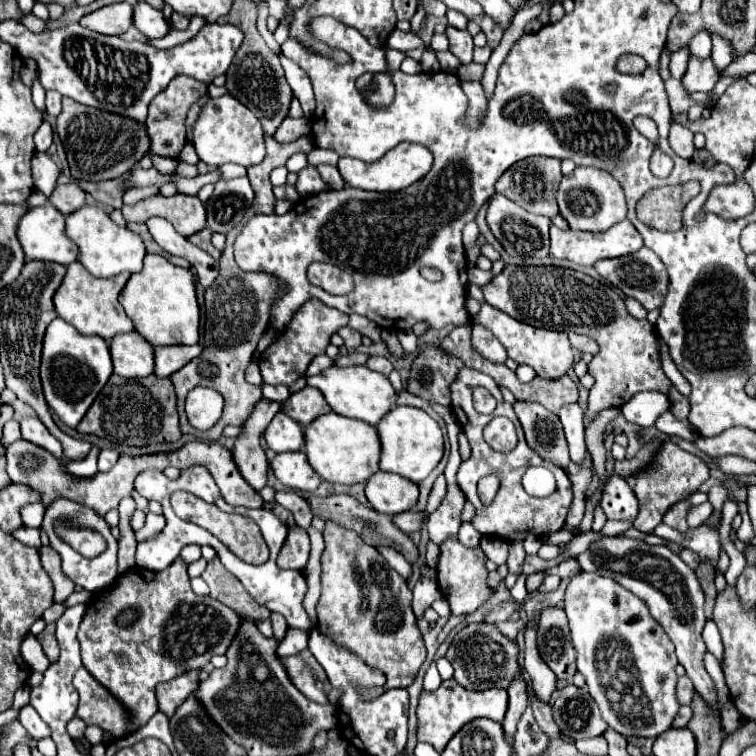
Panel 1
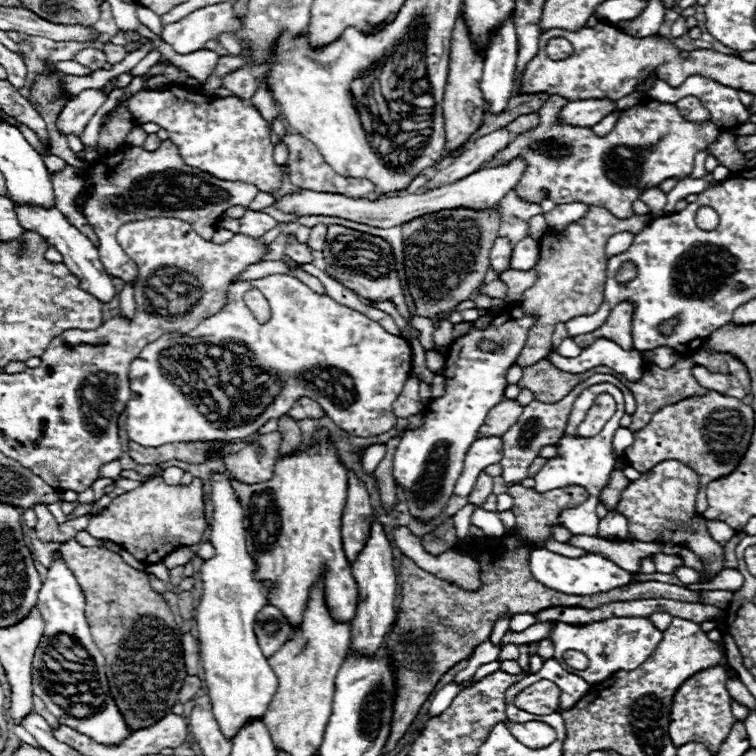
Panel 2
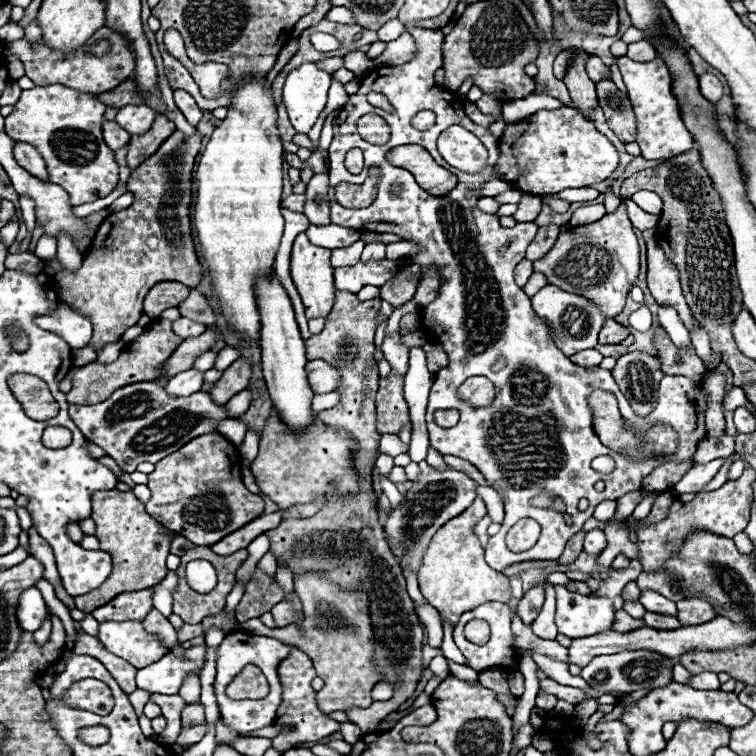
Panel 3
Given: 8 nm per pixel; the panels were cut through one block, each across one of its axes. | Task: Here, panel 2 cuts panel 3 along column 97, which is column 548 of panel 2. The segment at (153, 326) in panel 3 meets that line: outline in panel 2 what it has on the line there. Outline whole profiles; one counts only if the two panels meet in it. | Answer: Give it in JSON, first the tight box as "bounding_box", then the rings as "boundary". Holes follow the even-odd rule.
{"bounding_box":[518,360,590,404],"boundary":[[[540,360],[534,366],[524,368],[524,376],[518,382],[518,388],[528,388],[536,400],[546,404],[562,400],[576,384],[588,380],[590,376],[584,374],[568,374],[552,366],[548,360]]]}

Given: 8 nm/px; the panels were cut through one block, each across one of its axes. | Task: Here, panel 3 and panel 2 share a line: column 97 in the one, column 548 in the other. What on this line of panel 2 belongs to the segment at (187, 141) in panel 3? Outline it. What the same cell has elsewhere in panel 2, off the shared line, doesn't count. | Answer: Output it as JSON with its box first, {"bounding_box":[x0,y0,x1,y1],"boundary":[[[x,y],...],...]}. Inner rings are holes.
{"bounding_box":[516,206,651,368],"boundary":[[[592,206],[588,216],[572,222],[566,234],[548,232],[540,240],[540,260],[536,266],[538,278],[532,288],[524,290],[522,306],[526,312],[538,314],[540,322],[530,330],[526,346],[522,348],[516,364],[526,368],[546,358],[552,346],[552,330],[558,322],[568,322],[576,316],[594,314],[602,304],[602,292],[606,282],[606,256],[604,246],[610,236],[628,231],[637,234],[651,221],[648,215],[634,215],[628,219],[612,216],[606,208]]]}

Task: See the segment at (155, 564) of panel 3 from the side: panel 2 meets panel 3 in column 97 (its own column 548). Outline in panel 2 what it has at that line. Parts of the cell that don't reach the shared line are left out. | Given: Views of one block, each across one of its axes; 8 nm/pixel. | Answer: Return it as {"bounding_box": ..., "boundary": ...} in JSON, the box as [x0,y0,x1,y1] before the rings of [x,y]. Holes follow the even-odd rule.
{"bounding_box":[384,484,700,752],"boundary":[[[522,484],[512,486],[514,506],[512,512],[516,516],[518,532],[504,534],[502,538],[488,538],[480,544],[472,544],[468,550],[482,566],[482,588],[476,592],[464,592],[462,588],[448,584],[432,576],[430,572],[416,568],[416,564],[402,556],[400,562],[400,580],[402,580],[402,600],[400,612],[394,622],[394,628],[388,634],[388,652],[394,656],[396,678],[398,678],[398,696],[392,716],[392,728],[386,742],[384,752],[394,750],[396,742],[408,730],[412,720],[416,718],[420,706],[426,702],[438,680],[460,660],[468,658],[480,642],[490,638],[492,626],[496,618],[504,612],[508,614],[534,614],[544,608],[556,606],[580,606],[580,608],[598,608],[608,602],[628,602],[646,598],[666,598],[680,602],[700,602],[698,590],[688,590],[674,584],[662,582],[634,582],[626,588],[614,588],[610,592],[602,592],[596,596],[570,596],[556,590],[550,590],[536,582],[528,568],[528,554],[532,548],[540,548],[544,538],[552,538],[550,526],[558,524],[558,514],[562,508],[572,508],[582,504],[588,498],[588,492],[580,486],[556,488],[544,494],[534,492],[532,488],[524,488]]]}

